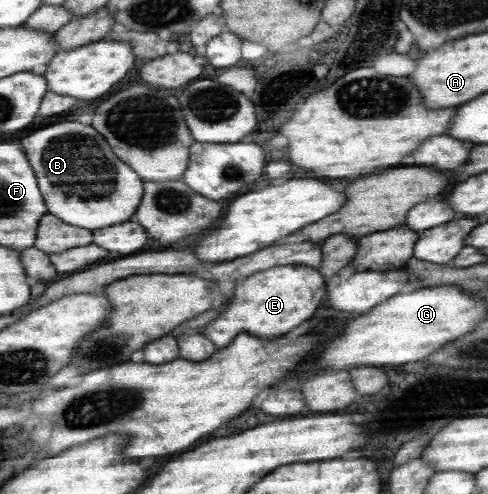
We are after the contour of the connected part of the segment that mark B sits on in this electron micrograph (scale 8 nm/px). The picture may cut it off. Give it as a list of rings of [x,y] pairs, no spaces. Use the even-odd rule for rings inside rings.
[[[63,121],[25,139],[24,151],[36,173],[38,187],[47,203],[49,213],[85,229],[101,229],[127,221],[144,193],[141,176],[107,145],[107,140],[91,125],[79,121]],[[71,195],[71,197],[69,197]]]

